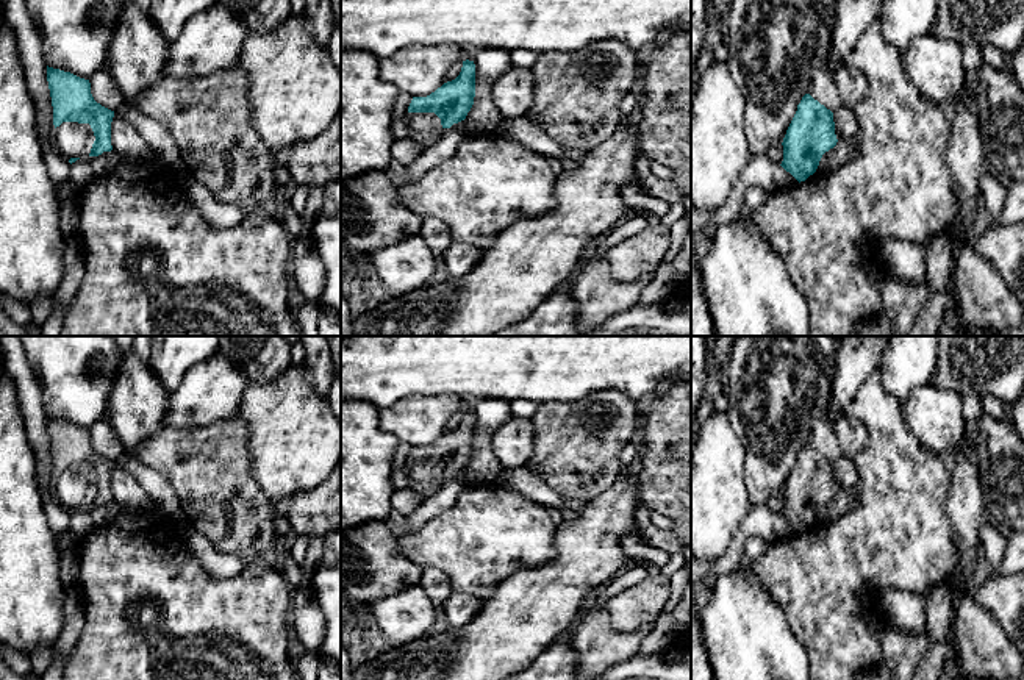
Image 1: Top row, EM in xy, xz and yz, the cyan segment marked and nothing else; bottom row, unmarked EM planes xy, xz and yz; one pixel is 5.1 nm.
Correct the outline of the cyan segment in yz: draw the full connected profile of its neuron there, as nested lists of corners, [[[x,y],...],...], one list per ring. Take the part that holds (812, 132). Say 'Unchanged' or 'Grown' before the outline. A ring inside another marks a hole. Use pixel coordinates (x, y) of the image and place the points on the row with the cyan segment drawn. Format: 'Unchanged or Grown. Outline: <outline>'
Unchanged. Outline: [[[805,94],[783,138],[780,166],[799,183],[805,181],[836,142],[833,113]]]

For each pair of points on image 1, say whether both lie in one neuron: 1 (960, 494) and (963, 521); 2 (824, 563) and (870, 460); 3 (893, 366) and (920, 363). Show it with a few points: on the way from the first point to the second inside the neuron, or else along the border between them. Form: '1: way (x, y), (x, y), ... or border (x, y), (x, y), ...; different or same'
1: way (963, 501), (963, 515); same
2: way (849, 538), (870, 518), (870, 485); same
3: way (899, 366), (913, 363); same

